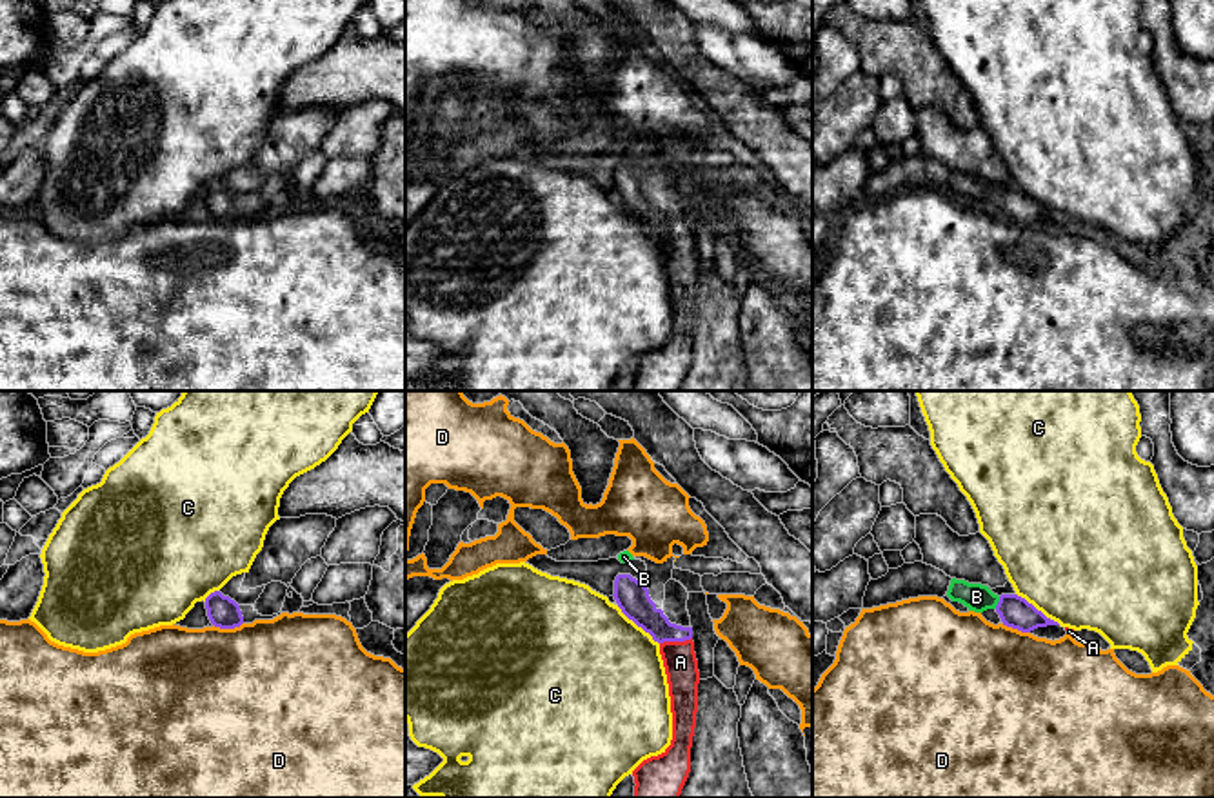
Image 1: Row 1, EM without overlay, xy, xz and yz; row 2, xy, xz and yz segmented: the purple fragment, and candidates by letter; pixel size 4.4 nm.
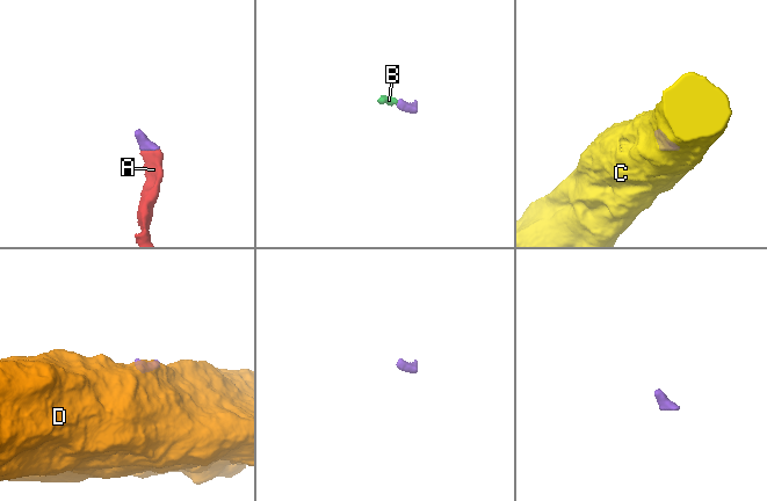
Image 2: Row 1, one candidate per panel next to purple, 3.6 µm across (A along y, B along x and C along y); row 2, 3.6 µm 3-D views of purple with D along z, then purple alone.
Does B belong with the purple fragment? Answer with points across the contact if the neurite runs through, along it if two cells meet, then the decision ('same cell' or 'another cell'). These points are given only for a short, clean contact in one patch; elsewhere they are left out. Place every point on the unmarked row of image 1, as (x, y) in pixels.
way yz (1014, 204), (998, 195), (976, 189); same cell

